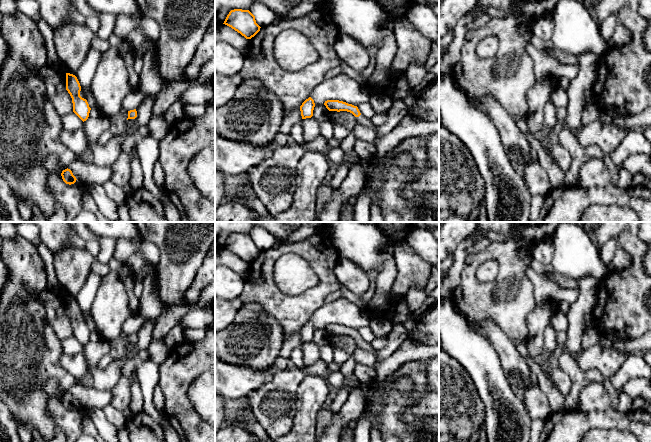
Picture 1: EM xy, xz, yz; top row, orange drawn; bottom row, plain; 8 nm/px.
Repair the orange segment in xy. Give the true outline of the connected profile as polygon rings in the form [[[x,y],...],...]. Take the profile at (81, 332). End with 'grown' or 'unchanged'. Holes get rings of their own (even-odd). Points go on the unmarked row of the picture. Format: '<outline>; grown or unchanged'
[[[66,297],[66,314],[73,327],[73,336],[84,346],[88,343],[91,332],[86,323],[80,320],[81,310],[77,301]]]; unchanged

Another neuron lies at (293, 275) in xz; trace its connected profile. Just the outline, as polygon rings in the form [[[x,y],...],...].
[[[286,253],[276,260],[273,277],[279,290],[286,295],[298,295],[319,284],[309,263],[294,253]]]

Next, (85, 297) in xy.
[[[91,271],[87,277],[80,292],[76,295],[81,314],[84,316],[85,323],[87,324],[91,333],[98,332],[91,314],[91,306],[95,298],[96,292],[100,285],[102,277]]]

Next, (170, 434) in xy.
[[[161,412],[163,419],[160,423],[160,427],[164,433],[166,442],[180,442],[178,433],[172,428],[164,412]]]

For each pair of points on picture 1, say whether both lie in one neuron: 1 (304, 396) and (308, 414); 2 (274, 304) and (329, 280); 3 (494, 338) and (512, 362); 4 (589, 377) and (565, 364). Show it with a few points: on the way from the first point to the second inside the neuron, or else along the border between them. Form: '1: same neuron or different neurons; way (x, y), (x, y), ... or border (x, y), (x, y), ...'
1: same neuron; way (308, 400), (308, 410)
2: same neuron; way (288, 304), (305, 304), (316, 294)
3: same neuron; way (500, 344), (509, 356)
4: same neuron; way (583, 377), (580, 377), (571, 368)

